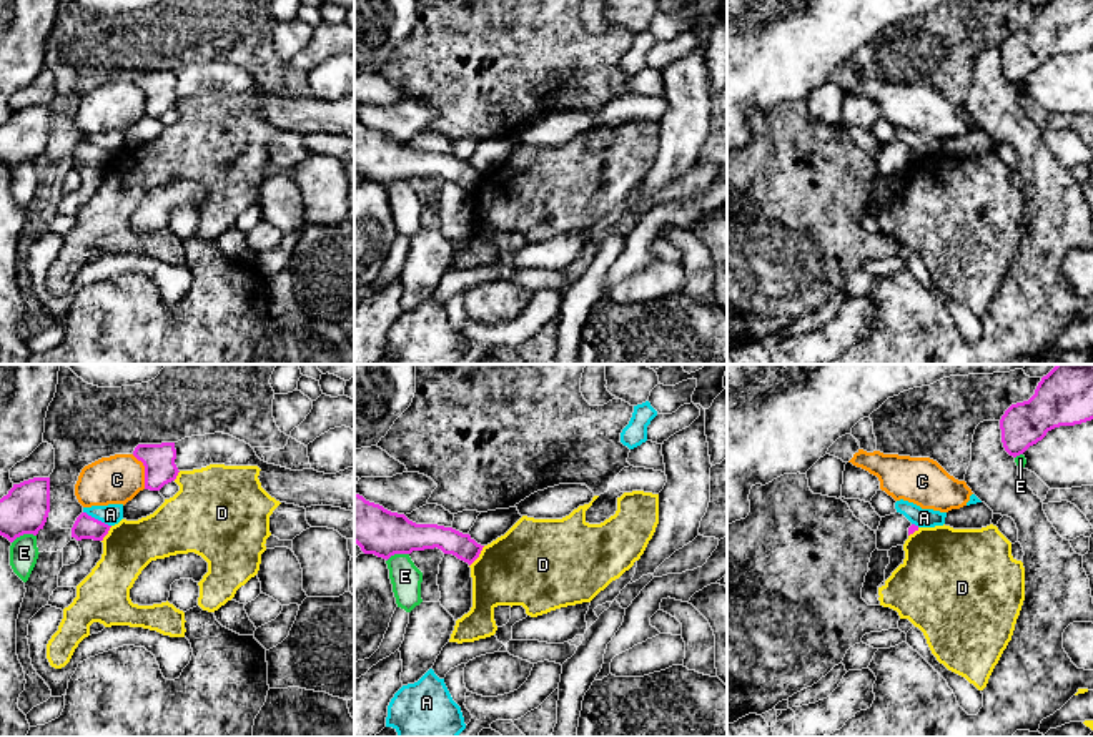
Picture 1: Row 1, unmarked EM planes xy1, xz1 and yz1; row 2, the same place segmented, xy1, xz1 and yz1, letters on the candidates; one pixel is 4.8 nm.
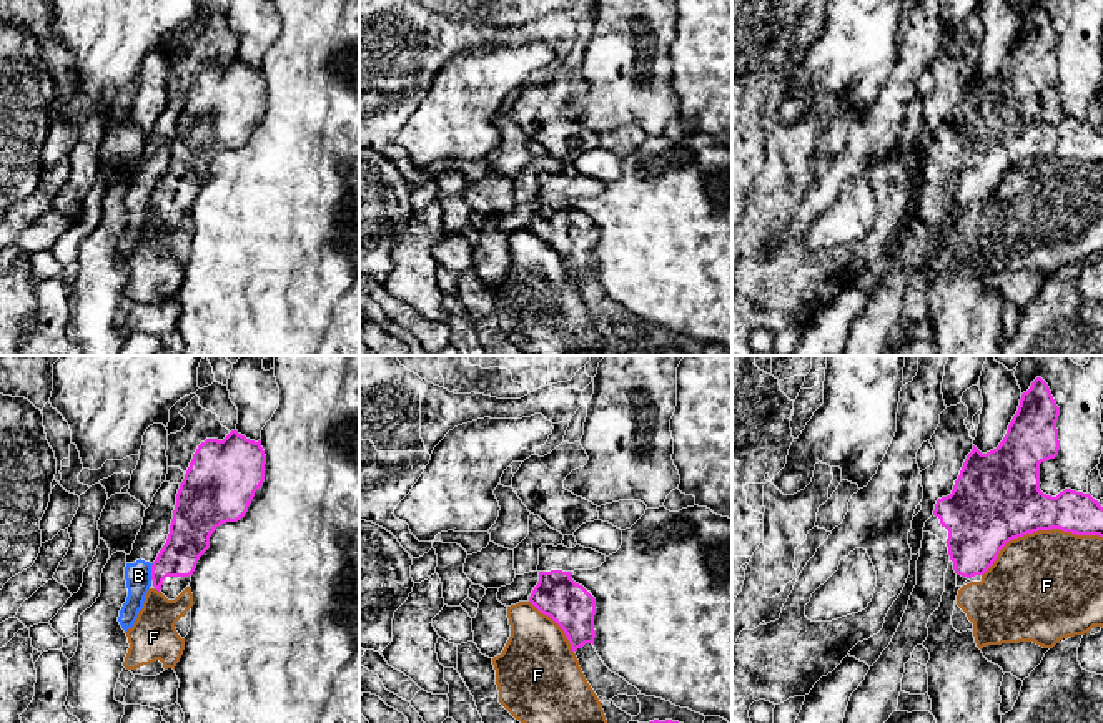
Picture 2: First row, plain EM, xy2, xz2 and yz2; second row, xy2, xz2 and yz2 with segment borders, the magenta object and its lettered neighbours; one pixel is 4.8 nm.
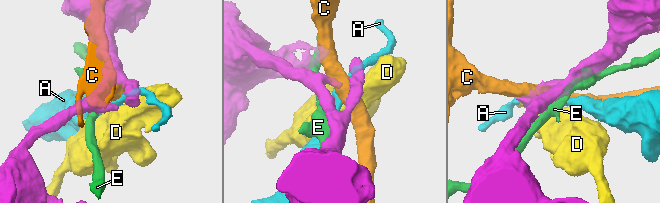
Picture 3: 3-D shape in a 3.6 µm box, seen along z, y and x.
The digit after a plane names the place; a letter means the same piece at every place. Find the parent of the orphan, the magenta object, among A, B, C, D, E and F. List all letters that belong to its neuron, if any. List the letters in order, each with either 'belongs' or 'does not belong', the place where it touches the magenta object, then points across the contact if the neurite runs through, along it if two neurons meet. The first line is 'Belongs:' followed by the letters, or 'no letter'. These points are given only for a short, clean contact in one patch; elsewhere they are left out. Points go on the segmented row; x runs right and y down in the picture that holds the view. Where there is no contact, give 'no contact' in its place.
Belongs: no letter
A: does not belong | xy1 (97, 519)
B: does not belong | xy2 (152, 572) | along xy2 (153, 564), (150, 579)
C: does not belong | xy1 (145, 471)
D: does not belong | xz1 (478, 556)
E: does not belong | xy1 (24, 533)
F: does not belong | yz2 (1038, 529)

